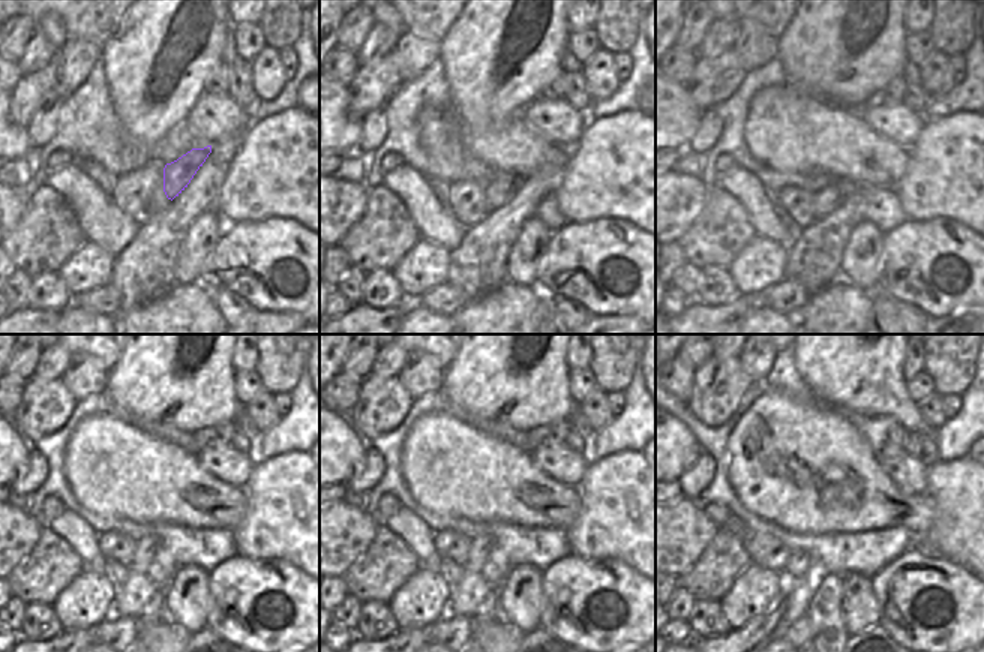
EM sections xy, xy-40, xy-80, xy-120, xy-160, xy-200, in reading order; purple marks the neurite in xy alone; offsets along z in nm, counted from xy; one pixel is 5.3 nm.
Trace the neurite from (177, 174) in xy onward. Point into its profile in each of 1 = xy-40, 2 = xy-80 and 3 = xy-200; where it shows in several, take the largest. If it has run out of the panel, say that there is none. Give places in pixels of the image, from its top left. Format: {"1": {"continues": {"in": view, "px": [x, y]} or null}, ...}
{"1": {"continues": {"in": "xy-40", "px": [498, 192]}}, "2": {"continues": {"in": "xy-80", "px": [827, 200]}}, "3": {"continues": {"in": "xy-200", "px": [797, 565]}}}

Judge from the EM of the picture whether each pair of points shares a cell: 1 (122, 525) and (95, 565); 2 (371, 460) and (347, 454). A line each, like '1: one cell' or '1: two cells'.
1: two cells
2: two cells

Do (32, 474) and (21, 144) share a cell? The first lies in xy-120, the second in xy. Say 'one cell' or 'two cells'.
two cells

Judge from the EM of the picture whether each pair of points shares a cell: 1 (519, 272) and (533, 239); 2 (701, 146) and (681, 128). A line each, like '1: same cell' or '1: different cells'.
1: same cell
2: different cells

